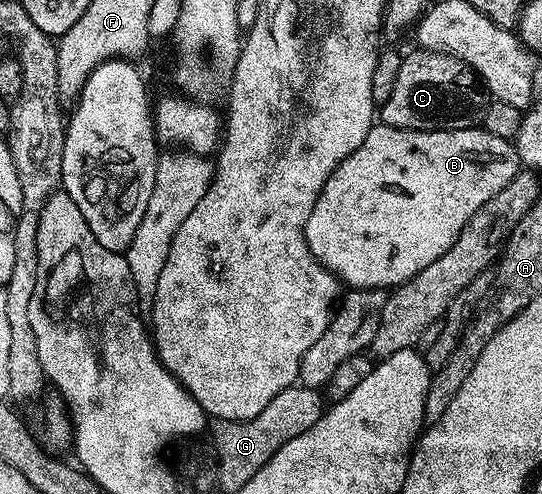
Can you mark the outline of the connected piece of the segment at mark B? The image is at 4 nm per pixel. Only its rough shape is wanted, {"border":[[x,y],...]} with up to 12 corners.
{"border":[[372,119],[303,228],[348,289],[433,266],[519,173],[486,122]]}

